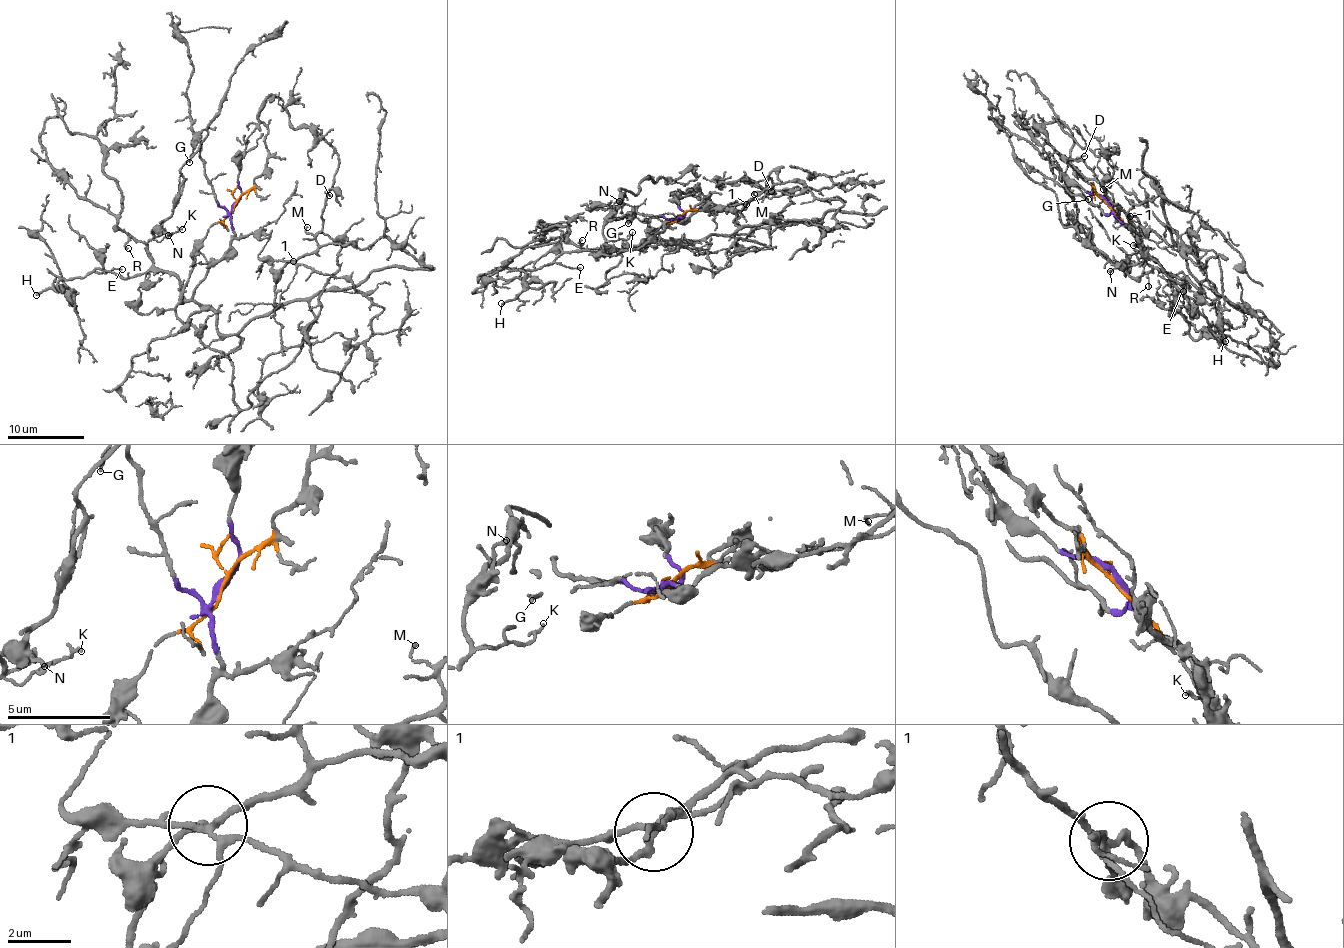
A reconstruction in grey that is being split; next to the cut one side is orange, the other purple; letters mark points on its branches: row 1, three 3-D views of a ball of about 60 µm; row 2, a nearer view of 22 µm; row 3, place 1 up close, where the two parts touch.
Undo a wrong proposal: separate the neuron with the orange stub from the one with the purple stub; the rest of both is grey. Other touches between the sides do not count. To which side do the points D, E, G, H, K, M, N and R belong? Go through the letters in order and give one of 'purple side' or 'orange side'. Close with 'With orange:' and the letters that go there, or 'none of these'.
D: purple side
E: purple side
G: purple side
H: purple side
K: purple side
M: purple side
N: purple side
R: purple side
With orange: none of these

